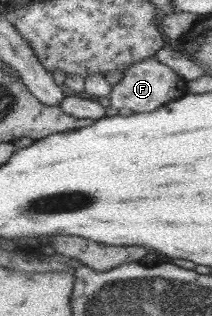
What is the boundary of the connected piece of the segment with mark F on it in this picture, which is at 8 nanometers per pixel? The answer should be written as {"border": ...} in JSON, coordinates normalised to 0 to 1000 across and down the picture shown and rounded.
{"border":[[[717,177],[665,187],[665,199],[627,199],[575,228],[571,250],[519,272],[509,320],[519,345],[608,345],[623,358],[703,358],[882,294],[877,256]]]}

